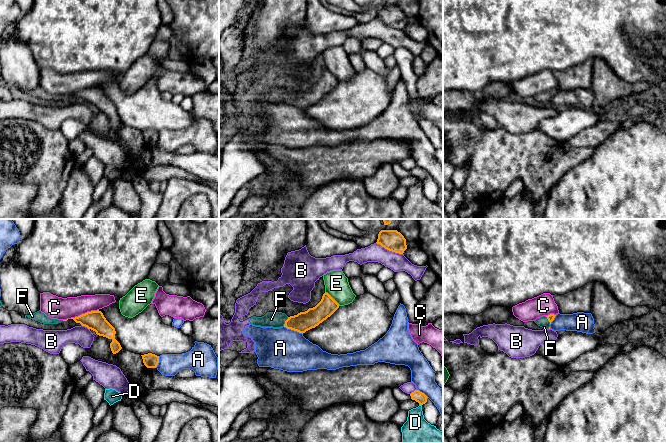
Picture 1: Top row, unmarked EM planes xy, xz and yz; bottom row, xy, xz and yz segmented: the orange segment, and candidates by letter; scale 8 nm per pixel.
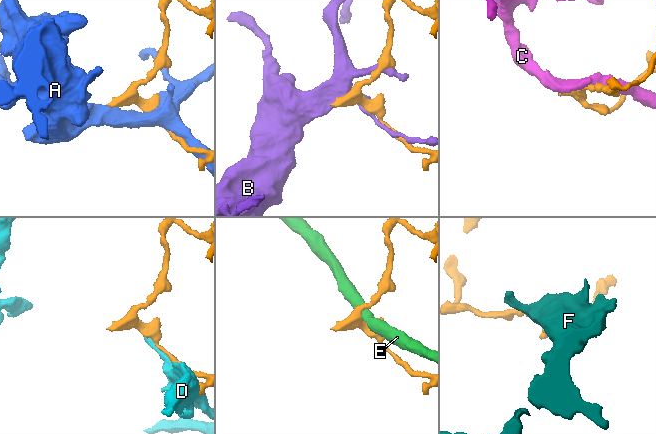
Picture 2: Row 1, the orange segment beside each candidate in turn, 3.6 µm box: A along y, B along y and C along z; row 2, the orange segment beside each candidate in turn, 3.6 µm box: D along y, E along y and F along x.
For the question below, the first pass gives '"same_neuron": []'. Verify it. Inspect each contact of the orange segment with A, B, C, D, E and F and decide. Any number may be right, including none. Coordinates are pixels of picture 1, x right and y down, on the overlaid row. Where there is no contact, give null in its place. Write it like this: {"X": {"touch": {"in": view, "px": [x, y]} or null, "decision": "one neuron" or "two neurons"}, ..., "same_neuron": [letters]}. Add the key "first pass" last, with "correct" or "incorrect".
{"A": {"touch": {"in": "xz", "px": [293, 329]}, "decision": "two neurons"}, "B": {"touch": {"in": "xz", "px": [389, 250]}, "decision": "two neurons"}, "C": {"touch": {"in": "xy", "px": [85, 313]}, "decision": "two neurons"}, "D": {"touch": {"in": "xz", "px": [420, 404]}, "decision": "two neurons"}, "E": {"touch": {"in": "xz", "px": [332, 298]}, "decision": "two neurons"}, "F": {"touch": {"in": "xz", "px": [285, 321]}, "decision": "one neuron"}, "same_neuron": ["F"], "first pass": "incorrect"}

